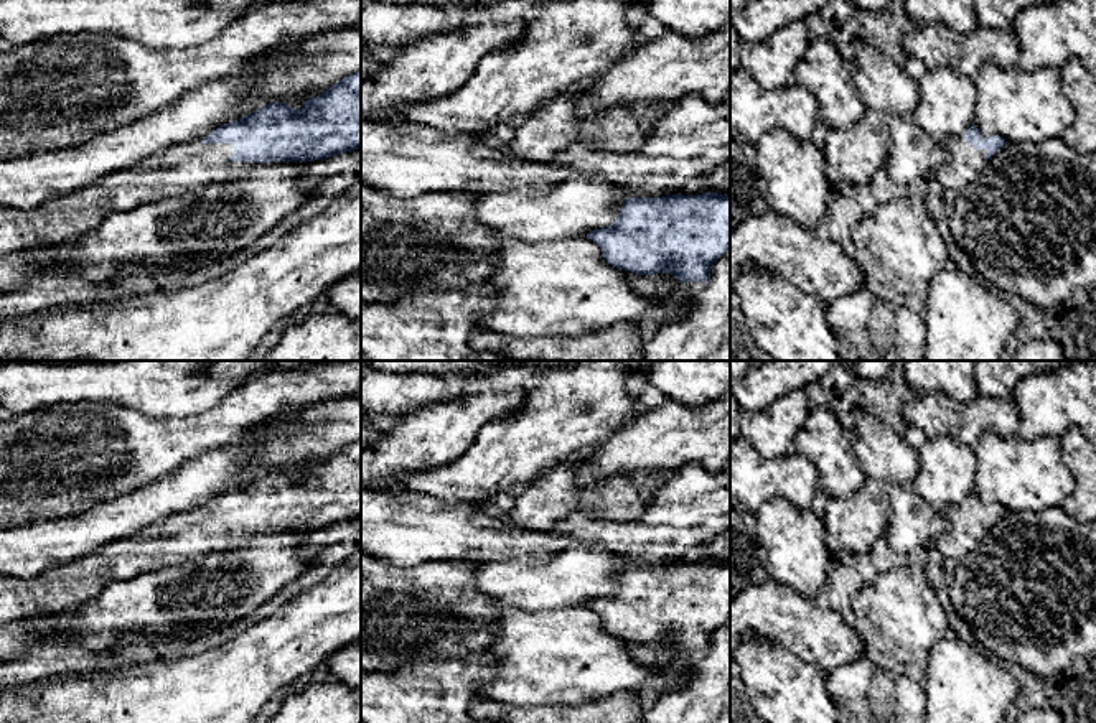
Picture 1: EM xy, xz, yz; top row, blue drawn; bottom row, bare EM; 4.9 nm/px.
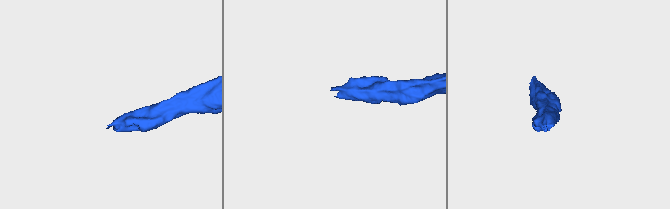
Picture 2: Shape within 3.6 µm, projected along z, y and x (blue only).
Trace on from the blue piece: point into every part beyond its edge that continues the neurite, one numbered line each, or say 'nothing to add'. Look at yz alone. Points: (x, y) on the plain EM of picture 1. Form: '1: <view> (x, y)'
1: yz (964, 532)

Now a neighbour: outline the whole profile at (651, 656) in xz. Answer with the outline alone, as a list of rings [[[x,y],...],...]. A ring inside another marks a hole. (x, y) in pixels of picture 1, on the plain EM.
[[[671,642],[639,644],[633,649],[633,657],[644,667],[656,670],[669,659],[679,647]]]

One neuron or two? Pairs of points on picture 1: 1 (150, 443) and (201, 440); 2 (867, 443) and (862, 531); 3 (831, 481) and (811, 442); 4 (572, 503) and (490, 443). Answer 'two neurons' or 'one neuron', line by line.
1: one neuron
2: one neuron
3: one neuron
4: two neurons

